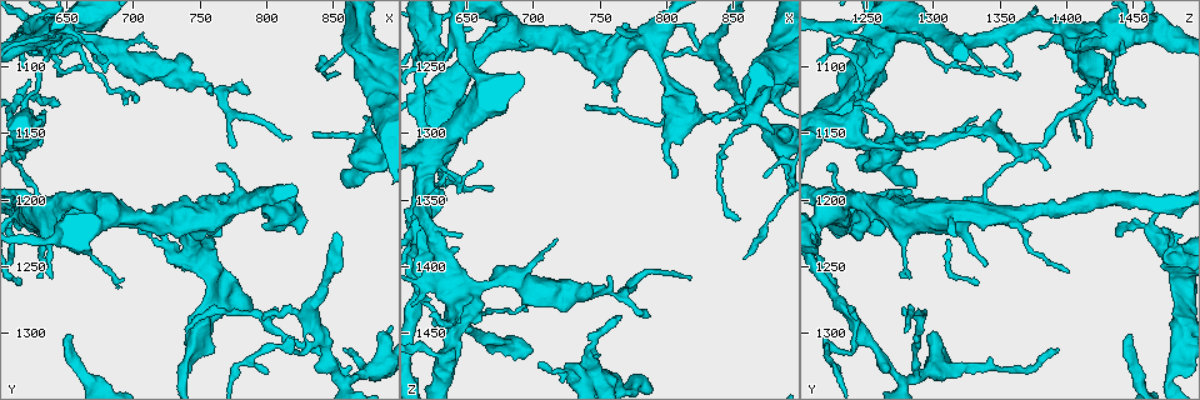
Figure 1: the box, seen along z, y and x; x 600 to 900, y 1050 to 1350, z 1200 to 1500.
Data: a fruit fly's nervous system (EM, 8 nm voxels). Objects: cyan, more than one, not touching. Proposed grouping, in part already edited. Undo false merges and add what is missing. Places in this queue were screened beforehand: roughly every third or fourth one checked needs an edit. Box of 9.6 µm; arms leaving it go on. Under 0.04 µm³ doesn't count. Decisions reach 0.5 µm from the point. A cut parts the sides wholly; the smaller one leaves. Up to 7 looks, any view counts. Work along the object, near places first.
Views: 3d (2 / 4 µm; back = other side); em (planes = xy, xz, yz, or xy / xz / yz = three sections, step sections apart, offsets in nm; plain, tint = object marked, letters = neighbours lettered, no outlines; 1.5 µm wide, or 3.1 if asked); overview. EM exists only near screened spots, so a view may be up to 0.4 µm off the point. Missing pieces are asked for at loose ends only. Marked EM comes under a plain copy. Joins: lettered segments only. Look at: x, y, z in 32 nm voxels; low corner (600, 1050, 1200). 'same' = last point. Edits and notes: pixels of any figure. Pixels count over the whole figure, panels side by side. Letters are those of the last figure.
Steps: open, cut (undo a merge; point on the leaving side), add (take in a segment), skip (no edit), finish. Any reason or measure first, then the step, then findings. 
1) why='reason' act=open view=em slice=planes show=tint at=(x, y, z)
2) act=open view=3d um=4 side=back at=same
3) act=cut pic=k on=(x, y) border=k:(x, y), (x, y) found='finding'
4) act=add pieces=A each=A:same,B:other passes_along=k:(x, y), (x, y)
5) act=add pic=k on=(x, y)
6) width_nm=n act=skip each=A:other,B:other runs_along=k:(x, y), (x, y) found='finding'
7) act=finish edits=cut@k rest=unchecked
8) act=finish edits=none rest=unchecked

why='end of a long branch' act=open view=3d um=2 at=(646, 1128, 1458)

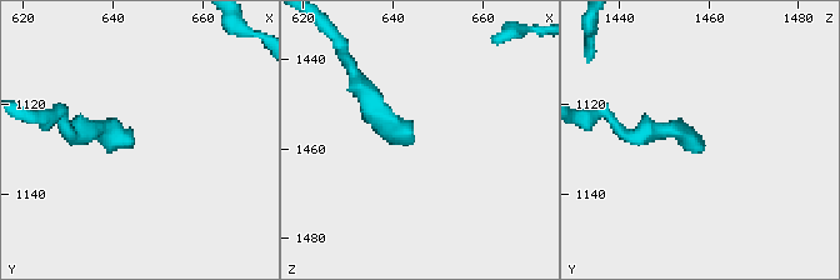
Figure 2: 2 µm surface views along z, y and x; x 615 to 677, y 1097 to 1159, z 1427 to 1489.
act=open view=em slice=yz step=8 show=tint at=(645, 1128, 1458)

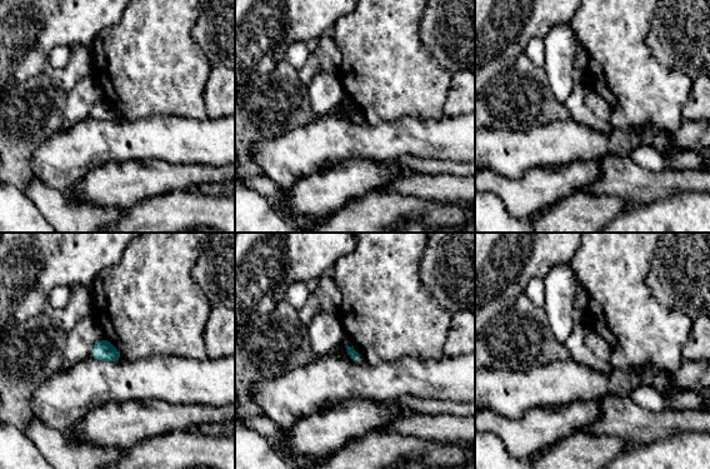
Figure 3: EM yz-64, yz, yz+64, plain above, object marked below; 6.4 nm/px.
act=open view=em slice=planes show=letters at=same

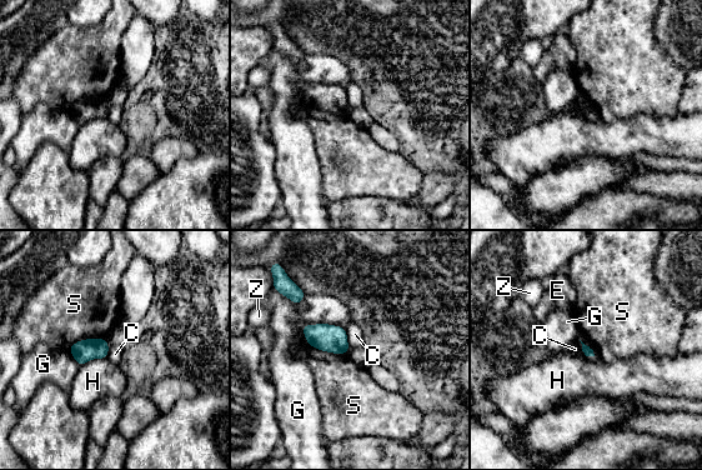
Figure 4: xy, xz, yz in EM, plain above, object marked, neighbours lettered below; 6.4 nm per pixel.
act=skip each=C:other,E:other,G:other,H:other,S:other,Z:other border=4:(578, 340), (582, 351), (593, 356) found='none of them fits'

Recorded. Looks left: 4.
why='an open end' act=open view=3d um=2 at=(654, 1302, 1448)

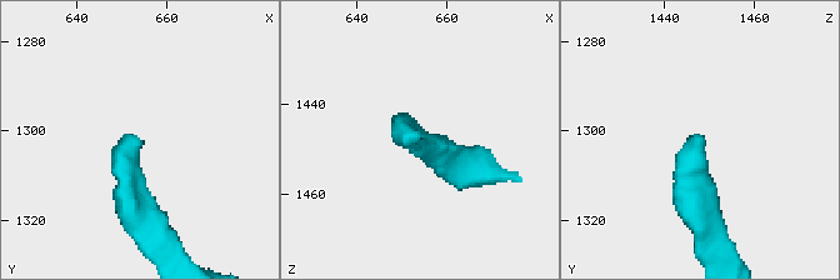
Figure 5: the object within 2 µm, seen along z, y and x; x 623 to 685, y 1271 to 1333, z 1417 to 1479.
act=open view=em slice=xz step=8 show=letters at=(655, 1303, 1447)

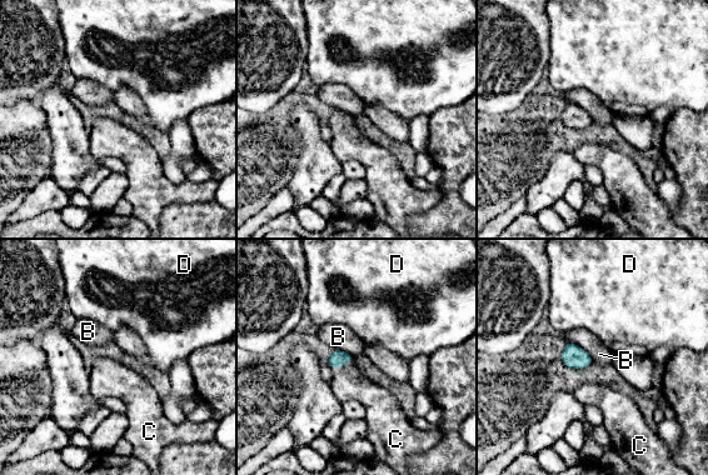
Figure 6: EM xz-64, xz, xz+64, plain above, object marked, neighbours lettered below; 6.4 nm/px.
act=open view=em slice=planes show=letters at=same

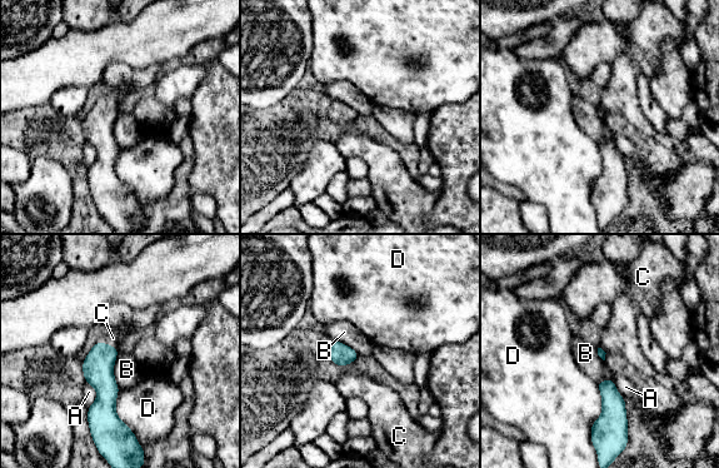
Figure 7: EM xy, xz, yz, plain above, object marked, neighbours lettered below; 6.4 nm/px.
act=add pieces=C each=A:other,B:other,C:same,D:other passes_along=7:(98, 368), (108, 344), (113, 338) found='the neuron continues'

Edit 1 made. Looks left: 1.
why='thin end' act=open view=em slice=planes show=letters at=(702, 1124, 1410)

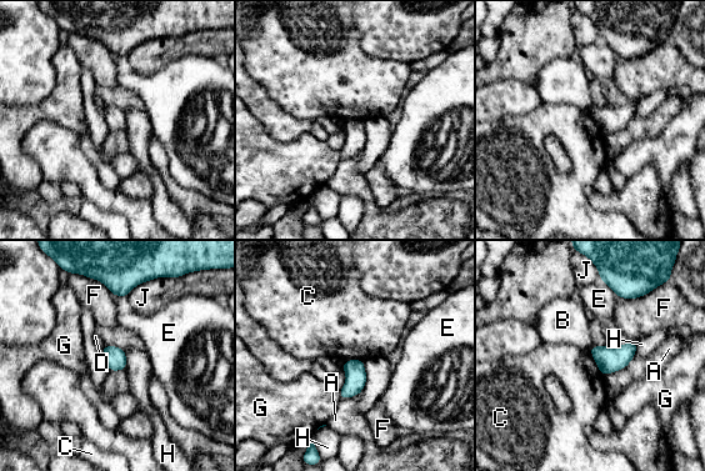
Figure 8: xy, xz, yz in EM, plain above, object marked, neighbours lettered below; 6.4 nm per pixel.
act=skip each=A:other,B:other,C:other,D:other,E:other,F:other,G:other,H:other,J:other border=8:(589, 352), (603, 376) found='none of them fits'

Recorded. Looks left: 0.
act=finish edits=add@7 rest=unchecked

